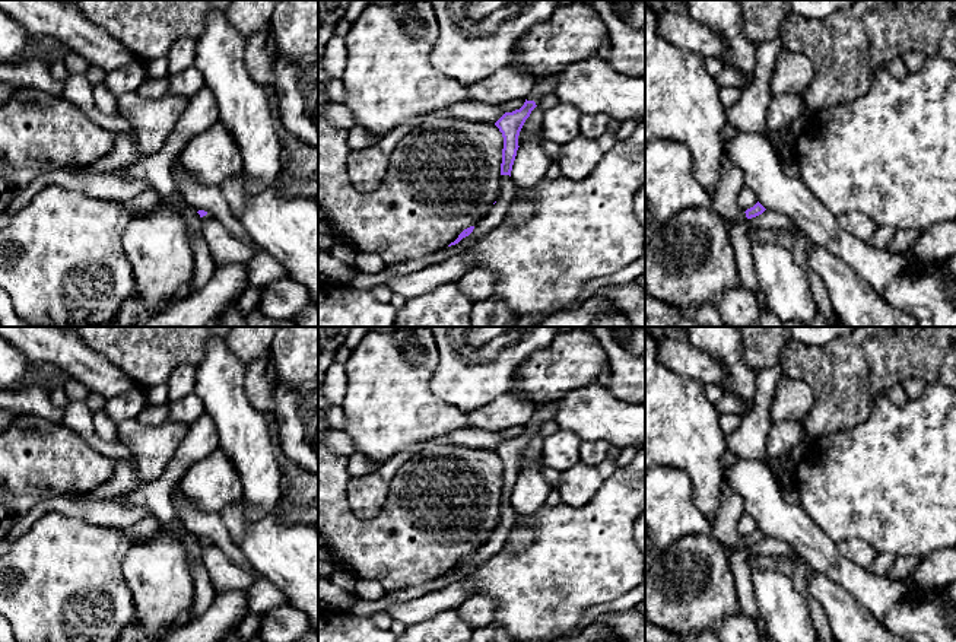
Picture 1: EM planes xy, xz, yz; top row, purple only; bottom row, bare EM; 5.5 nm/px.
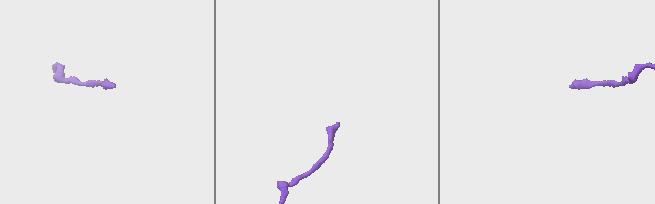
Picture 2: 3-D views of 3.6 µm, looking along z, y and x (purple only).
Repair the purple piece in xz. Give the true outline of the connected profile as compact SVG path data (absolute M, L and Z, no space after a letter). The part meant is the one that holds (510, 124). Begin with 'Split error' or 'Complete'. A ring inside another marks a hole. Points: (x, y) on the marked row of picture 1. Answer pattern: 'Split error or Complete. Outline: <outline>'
Split error. Outline: M549 76L544 79L539 79L533 86L530 95L527 96L524 105L520 109L512 112L505 112L495 125L499 128L504 137L504 149L502 149L502 163L501 163L501 175L509 175L512 171L512 165L518 150L518 136L530 117L531 111L537 107L536 102L553 92L556 88L556 79Z

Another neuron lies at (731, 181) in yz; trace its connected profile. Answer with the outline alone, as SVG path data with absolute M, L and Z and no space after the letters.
M724 150L721 160L721 181L715 190L712 207L728 225L731 225L741 212L737 206L737 197L743 185L744 177L741 171L734 166Z

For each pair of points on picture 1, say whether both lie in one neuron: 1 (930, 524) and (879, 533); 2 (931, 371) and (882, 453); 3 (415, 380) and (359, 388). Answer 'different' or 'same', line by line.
1: same
2: different
3: same

